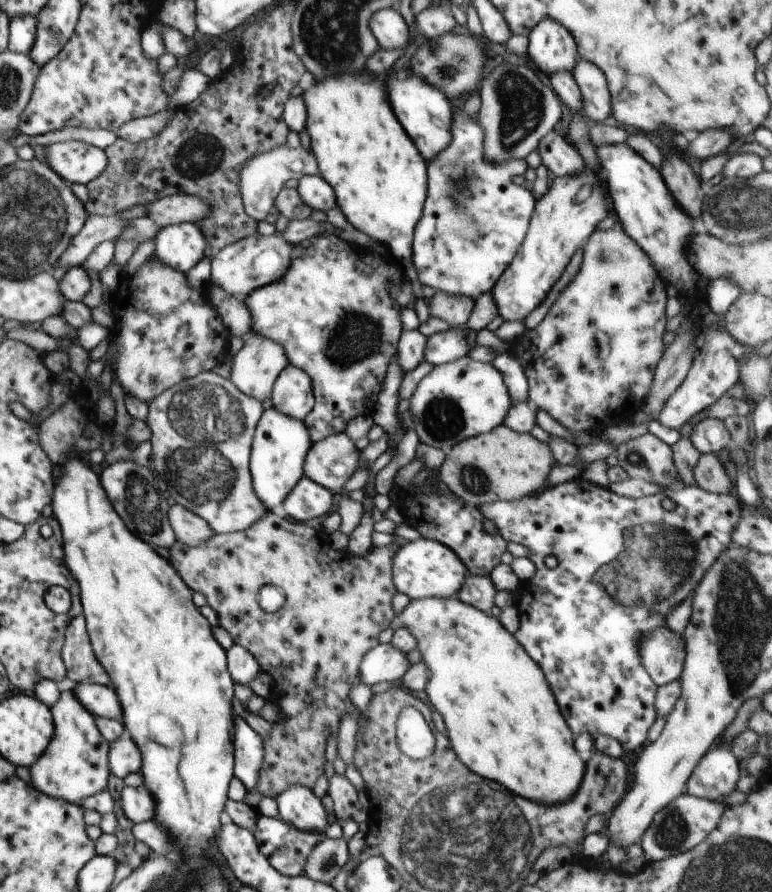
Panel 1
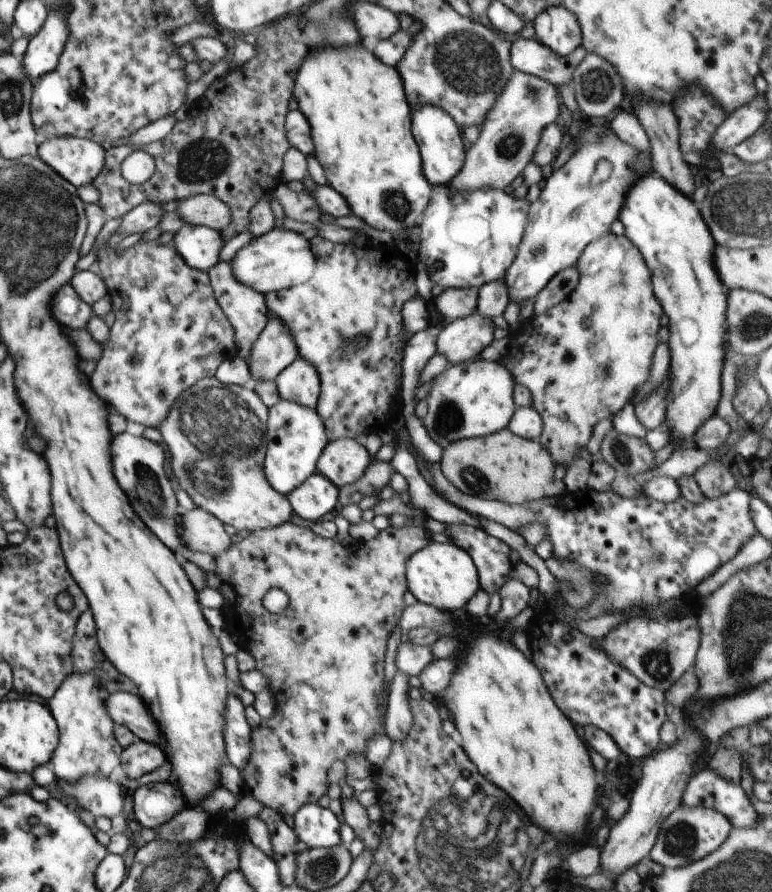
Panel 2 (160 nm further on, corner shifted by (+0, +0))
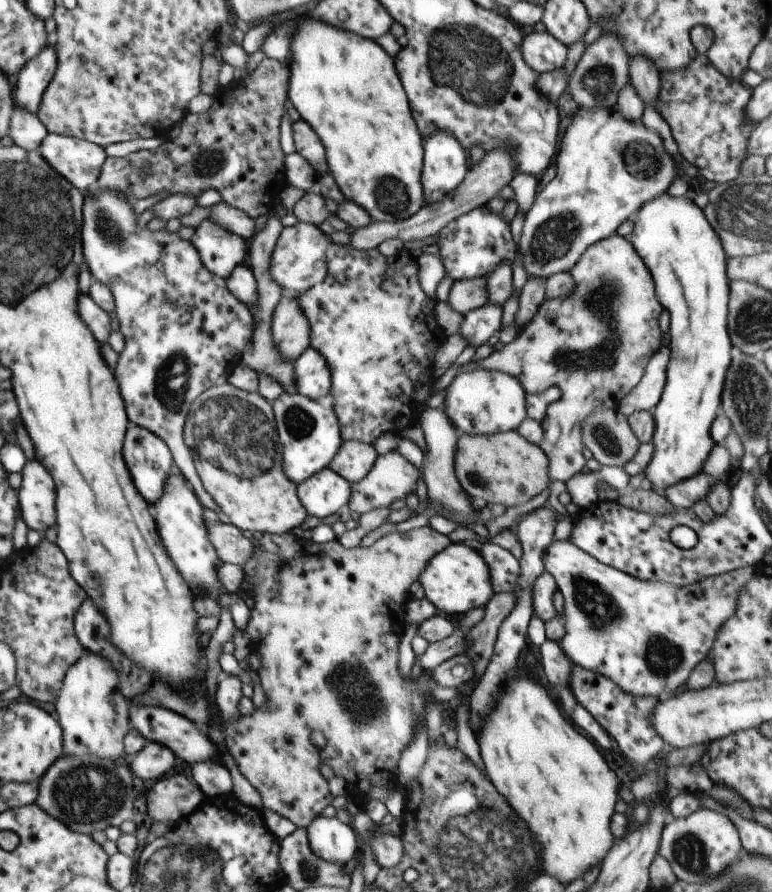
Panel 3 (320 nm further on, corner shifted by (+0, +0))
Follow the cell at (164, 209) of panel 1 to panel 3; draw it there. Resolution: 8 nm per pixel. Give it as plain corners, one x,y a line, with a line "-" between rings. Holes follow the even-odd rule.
220,202
211,207
210,220
248,241
258,232
261,221
254,220
246,212
238,210
229,204

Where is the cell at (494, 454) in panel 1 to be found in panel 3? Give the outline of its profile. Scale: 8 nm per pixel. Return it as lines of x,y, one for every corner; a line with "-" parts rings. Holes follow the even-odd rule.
518,431
493,435
459,436
455,454
455,473
470,497
484,502
518,506
549,487
549,460
540,446
528,442

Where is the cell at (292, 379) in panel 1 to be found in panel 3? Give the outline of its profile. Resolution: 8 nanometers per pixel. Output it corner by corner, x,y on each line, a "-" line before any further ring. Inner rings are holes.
308,347
295,360
297,392
317,400
332,392
333,384
328,361
314,347

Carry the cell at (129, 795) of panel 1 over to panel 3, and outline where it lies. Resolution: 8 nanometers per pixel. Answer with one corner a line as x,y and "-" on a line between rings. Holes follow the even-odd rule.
184,773
164,776
148,784
146,806
154,822
178,824
206,800
201,788

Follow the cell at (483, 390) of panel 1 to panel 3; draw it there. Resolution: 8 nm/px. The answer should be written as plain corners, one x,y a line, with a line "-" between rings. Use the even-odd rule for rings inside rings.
478,369
456,375
447,387
447,398
441,406
451,420
457,435
493,435
506,431
516,431
519,424
528,417
526,408
527,392
521,382
503,373

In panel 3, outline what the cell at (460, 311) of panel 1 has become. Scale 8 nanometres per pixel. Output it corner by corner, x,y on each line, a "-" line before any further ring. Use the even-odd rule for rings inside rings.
487,277
454,281
448,302
456,312
464,316
484,306
489,302

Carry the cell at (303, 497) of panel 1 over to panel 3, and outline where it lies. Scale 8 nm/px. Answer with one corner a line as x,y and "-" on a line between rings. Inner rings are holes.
330,467
309,476
297,486
297,496
307,514
332,520
342,506
349,503
352,494
351,482

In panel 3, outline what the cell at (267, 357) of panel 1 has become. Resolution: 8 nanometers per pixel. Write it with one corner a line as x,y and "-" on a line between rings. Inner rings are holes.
284,293
276,305
271,333
275,348
283,357
295,361
311,346
311,326
296,296

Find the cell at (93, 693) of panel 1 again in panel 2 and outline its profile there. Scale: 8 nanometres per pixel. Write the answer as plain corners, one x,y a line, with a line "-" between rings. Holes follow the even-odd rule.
127,692
106,696
105,705
115,724
124,725
138,740
160,744
158,722
146,710
142,698

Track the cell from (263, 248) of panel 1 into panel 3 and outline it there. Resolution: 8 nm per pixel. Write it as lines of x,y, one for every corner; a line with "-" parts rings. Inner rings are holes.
298,221
294,226
285,227
272,253
270,272
272,278
283,288
284,293
302,295
310,287
321,283
327,275
327,248
334,244
330,235
321,226

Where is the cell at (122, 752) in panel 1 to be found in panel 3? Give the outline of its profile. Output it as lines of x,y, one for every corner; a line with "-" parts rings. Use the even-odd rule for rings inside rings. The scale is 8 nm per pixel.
146,744
136,755
127,758
131,771
147,784
160,780
177,764
178,757
163,744

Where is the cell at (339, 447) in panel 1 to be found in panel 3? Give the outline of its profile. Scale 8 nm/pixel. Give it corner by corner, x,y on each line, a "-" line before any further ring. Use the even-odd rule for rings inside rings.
344,441
328,467
351,483
357,483
370,472
378,457
371,444

